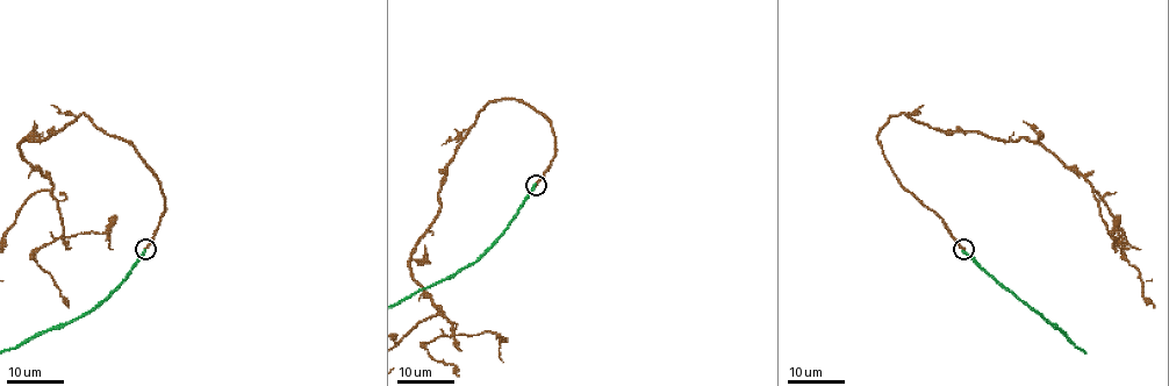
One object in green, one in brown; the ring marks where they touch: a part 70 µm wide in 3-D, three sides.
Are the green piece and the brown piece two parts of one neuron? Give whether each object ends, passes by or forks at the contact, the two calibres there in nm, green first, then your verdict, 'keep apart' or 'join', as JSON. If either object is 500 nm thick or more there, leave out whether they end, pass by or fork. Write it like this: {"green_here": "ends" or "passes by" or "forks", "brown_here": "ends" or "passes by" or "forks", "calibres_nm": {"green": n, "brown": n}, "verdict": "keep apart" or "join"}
{"green_here": "ends", "brown_here": "ends", "calibres_nm": {"green": 320, "brown": 300}, "verdict": "keep apart"}

